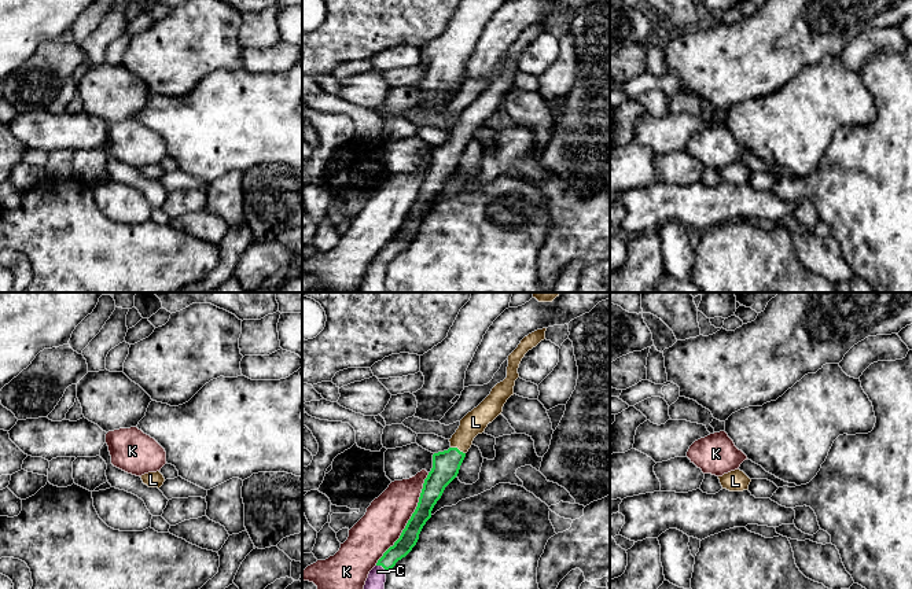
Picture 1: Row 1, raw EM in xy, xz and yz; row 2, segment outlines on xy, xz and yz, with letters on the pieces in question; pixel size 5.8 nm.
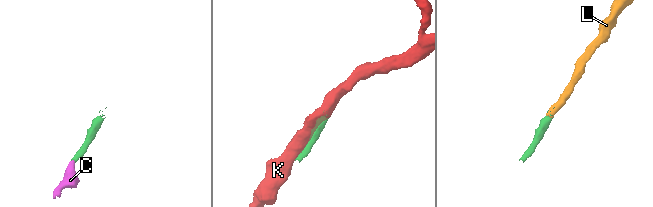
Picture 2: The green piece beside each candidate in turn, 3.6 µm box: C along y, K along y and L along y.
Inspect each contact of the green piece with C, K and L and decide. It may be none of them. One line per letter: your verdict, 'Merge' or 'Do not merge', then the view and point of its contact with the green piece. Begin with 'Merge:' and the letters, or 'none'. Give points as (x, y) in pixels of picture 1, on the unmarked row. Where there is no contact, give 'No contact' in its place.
Merge: C, L
C: Merge. Touches green at xz (382, 258)
K: Do not merge. Touches green at xz (409, 212)
L: Merge. Touches green at xz (458, 142)

